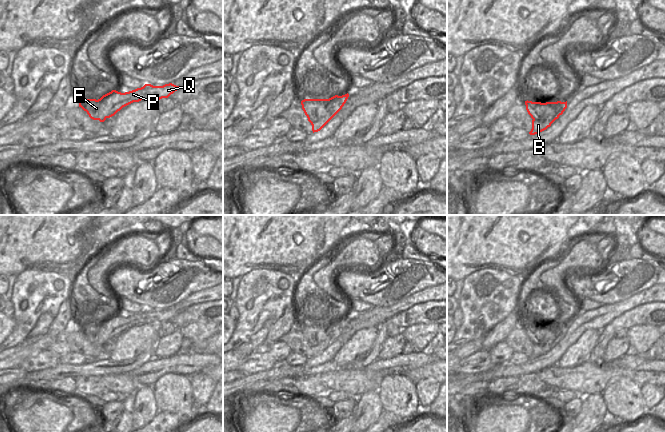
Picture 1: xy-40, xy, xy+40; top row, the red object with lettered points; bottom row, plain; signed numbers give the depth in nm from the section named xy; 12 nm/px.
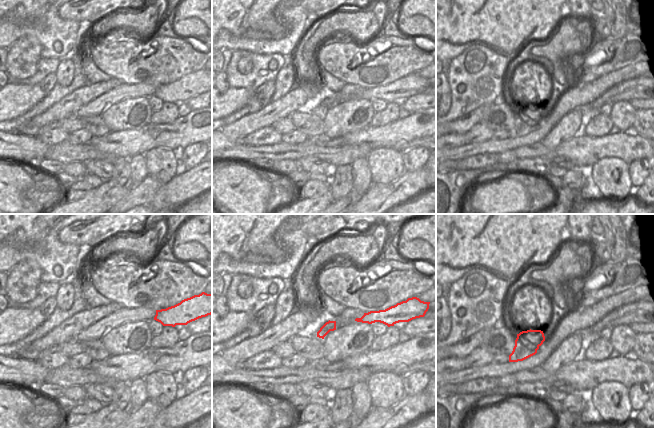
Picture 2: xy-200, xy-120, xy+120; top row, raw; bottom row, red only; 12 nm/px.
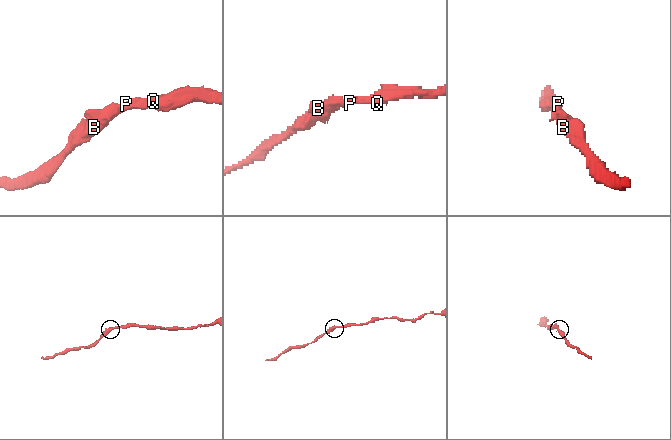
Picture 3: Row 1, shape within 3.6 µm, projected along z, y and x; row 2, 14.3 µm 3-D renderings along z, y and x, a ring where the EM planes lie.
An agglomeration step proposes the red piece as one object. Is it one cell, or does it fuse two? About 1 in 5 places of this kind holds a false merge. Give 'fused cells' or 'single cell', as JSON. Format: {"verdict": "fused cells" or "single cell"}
{"verdict": "single cell"}

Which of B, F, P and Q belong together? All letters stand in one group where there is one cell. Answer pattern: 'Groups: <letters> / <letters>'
Groups: B F P Q.

